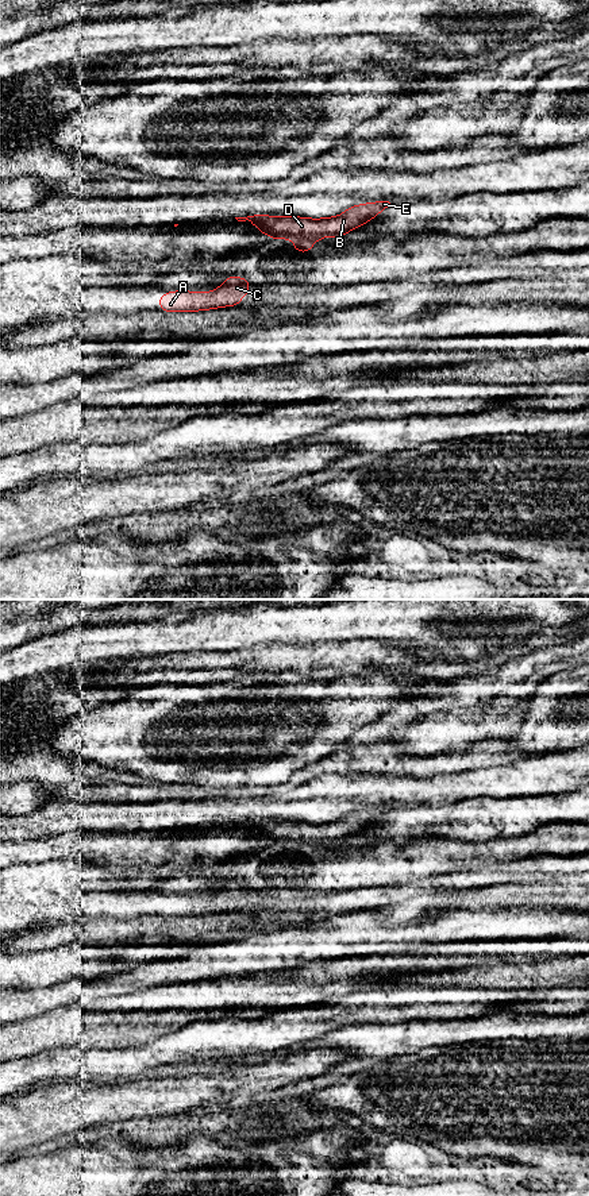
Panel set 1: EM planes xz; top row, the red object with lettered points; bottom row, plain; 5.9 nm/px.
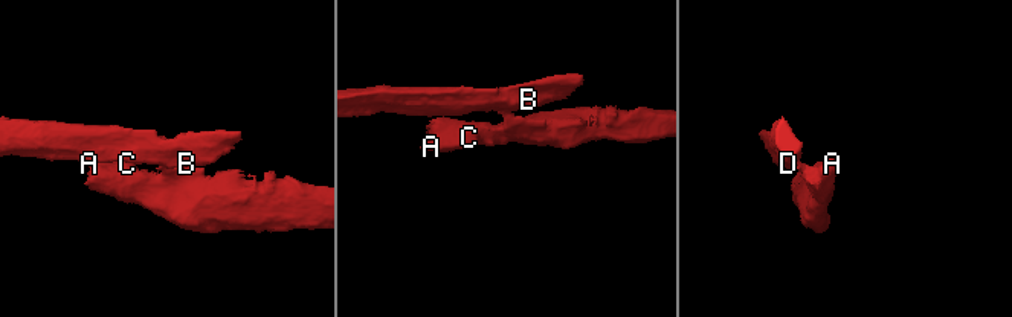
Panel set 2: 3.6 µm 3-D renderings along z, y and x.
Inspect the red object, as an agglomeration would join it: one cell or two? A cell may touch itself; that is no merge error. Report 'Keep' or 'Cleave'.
Cleave

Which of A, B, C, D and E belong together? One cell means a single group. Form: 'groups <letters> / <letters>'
groups A C / B D E

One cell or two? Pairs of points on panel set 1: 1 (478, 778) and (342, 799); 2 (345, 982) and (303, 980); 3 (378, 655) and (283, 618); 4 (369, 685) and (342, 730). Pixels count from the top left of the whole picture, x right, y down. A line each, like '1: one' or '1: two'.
1: one
2: one
3: two
4: one

